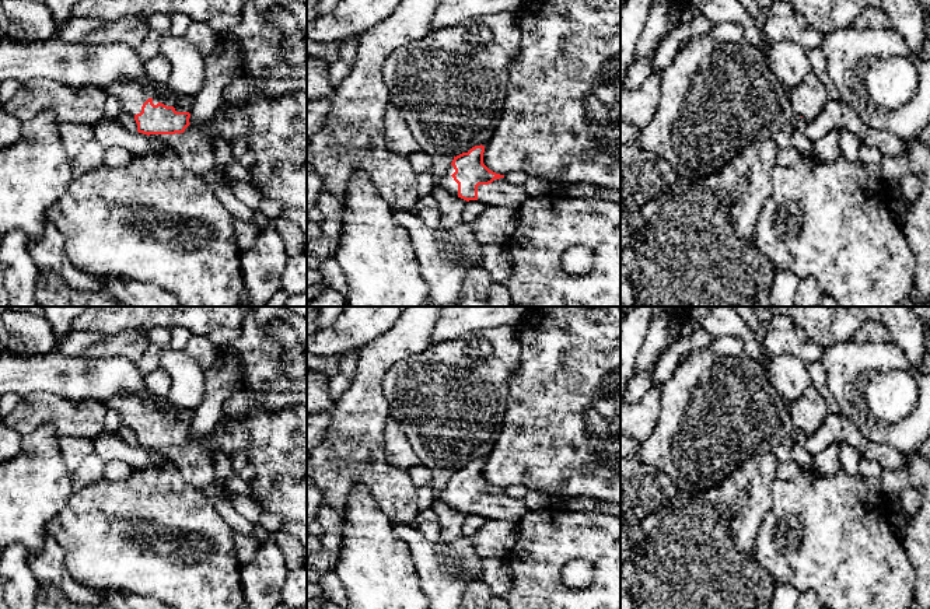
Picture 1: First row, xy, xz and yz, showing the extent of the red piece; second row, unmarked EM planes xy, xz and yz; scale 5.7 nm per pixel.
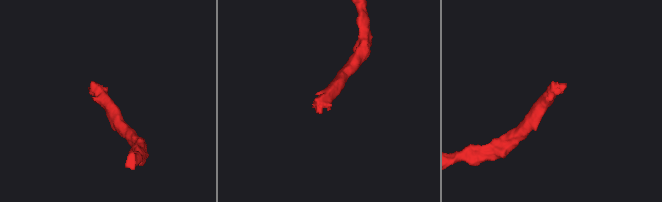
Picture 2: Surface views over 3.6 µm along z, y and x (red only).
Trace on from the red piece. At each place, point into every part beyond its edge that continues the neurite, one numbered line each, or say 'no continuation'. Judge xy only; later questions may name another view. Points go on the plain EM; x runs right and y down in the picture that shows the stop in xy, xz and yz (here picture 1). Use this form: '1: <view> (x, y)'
1: xy (132, 409)

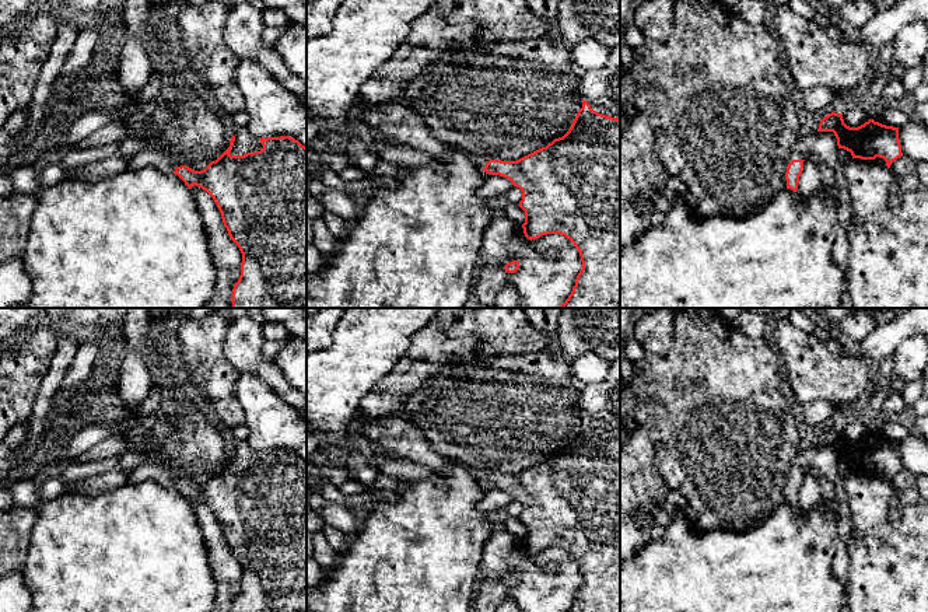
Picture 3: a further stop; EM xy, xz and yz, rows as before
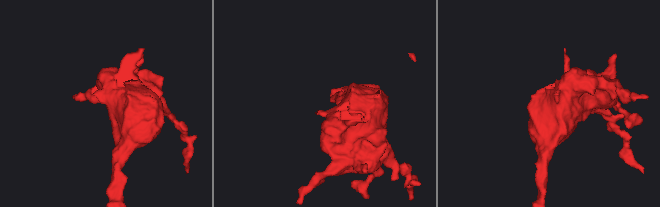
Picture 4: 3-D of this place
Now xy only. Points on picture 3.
1: xy (244, 457)
2: xy (165, 475)

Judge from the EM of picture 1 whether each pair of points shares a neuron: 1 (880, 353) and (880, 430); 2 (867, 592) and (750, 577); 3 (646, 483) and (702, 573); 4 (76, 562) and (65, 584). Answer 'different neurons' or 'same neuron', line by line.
1: same neuron
2: different neurons
3: different neurons
4: different neurons

